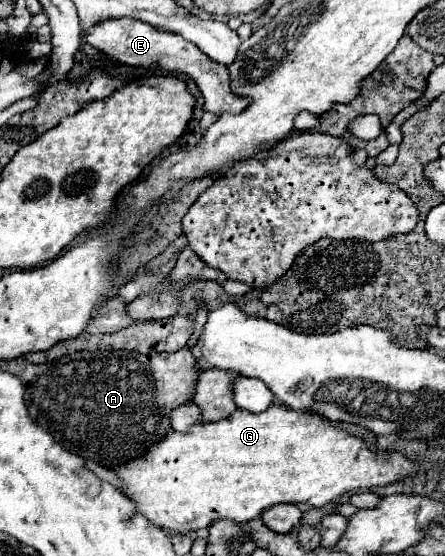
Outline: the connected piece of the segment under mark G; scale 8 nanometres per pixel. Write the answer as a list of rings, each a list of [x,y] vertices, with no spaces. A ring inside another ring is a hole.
[[[270,407],[262,413],[250,413],[246,409],[238,409],[234,411],[230,417],[226,419],[220,419],[220,421],[214,421],[214,423],[196,423],[190,427],[188,433],[178,433],[178,431],[172,431],[172,433],[166,433],[158,443],[154,443],[154,447],[148,449],[148,453],[144,453],[142,457],[136,457],[128,463],[122,463],[122,465],[114,465],[112,467],[118,475],[118,479],[122,481],[122,493],[132,499],[136,503],[136,513],[144,515],[150,523],[154,523],[156,527],[162,527],[162,529],[172,529],[174,533],[190,533],[190,531],[198,531],[198,529],[204,529],[208,525],[212,525],[214,521],[218,519],[232,519],[236,523],[246,523],[250,519],[256,519],[260,517],[260,513],[272,505],[278,505],[278,503],[306,503],[306,501],[290,501],[290,499],[310,499],[306,505],[310,507],[326,507],[328,503],[336,501],[338,497],[346,495],[346,493],[352,493],[352,491],[366,491],[370,487],[376,487],[376,485],[388,485],[388,483],[394,483],[394,481],[400,481],[404,479],[406,475],[414,475],[416,469],[418,469],[418,463],[410,461],[410,459],[404,459],[400,453],[380,453],[380,451],[370,451],[360,439],[356,439],[354,435],[350,435],[348,431],[342,431],[338,427],[332,427],[328,423],[324,423],[322,419],[318,419],[316,415],[308,415],[308,413],[298,413],[294,409],[282,409],[282,407]]]

